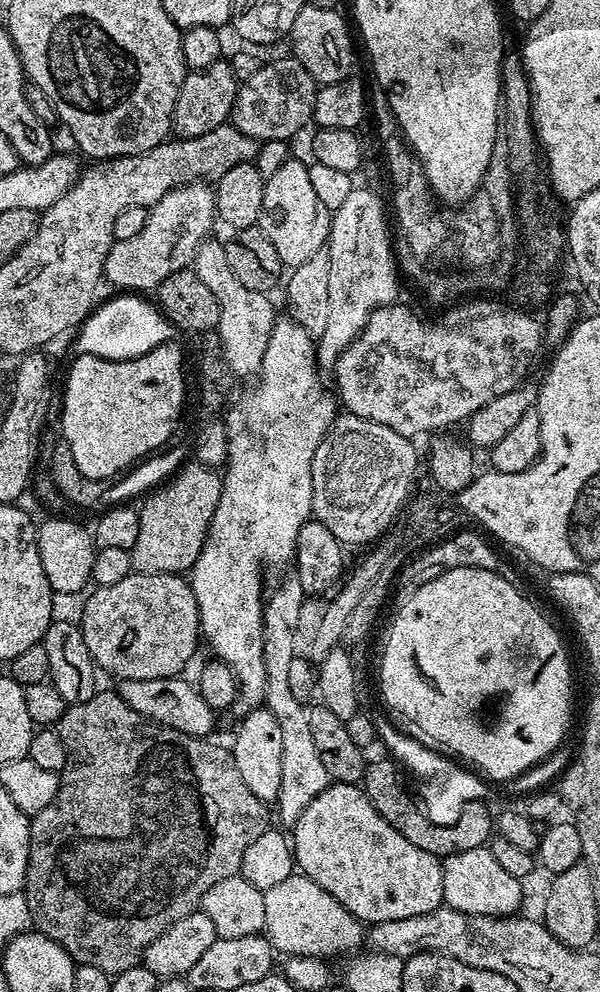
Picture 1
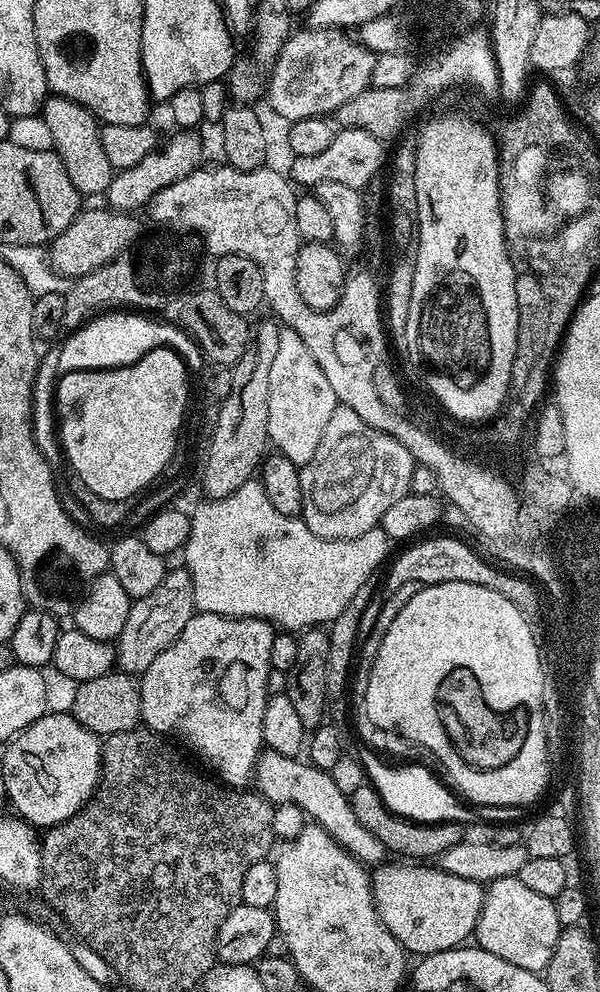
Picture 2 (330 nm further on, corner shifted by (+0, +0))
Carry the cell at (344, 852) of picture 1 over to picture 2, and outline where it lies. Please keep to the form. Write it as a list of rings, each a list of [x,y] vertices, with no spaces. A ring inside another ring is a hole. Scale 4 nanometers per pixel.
[[[384,862],[371,873],[372,900],[376,903],[378,918],[398,938],[405,953],[416,958],[433,956],[439,952],[445,952],[451,948],[459,948],[465,943],[464,940],[476,931],[476,923],[482,914],[484,905],[485,885],[478,880],[470,878],[458,878],[456,874],[450,874],[439,866],[427,866],[422,862]]]

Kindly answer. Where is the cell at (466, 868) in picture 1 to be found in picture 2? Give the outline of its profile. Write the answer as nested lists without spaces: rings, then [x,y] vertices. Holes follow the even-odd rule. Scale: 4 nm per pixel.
[[[515,876],[491,881],[484,890],[482,914],[476,923],[474,940],[490,954],[527,972],[543,973],[554,954],[561,926],[555,900],[522,886]]]

